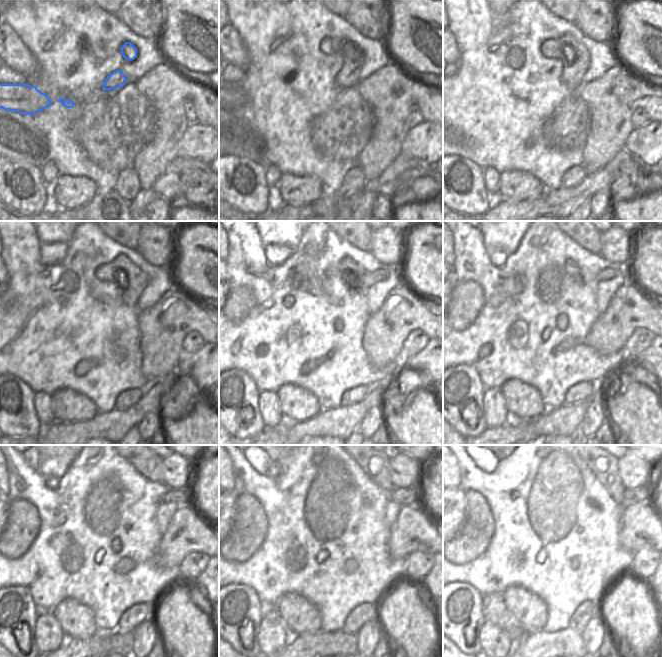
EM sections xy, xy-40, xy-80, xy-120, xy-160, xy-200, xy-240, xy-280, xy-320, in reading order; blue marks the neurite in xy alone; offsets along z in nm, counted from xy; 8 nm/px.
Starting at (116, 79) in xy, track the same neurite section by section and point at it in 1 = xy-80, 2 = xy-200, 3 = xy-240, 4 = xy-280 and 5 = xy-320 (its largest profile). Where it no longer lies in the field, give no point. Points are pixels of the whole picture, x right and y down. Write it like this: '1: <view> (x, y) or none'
1: xy-80 (575, 57)
2: xy-200 (608, 273)
3: xy-240 (176, 495)
4: xy-280 (404, 496)
5: xy-320 (639, 494)

